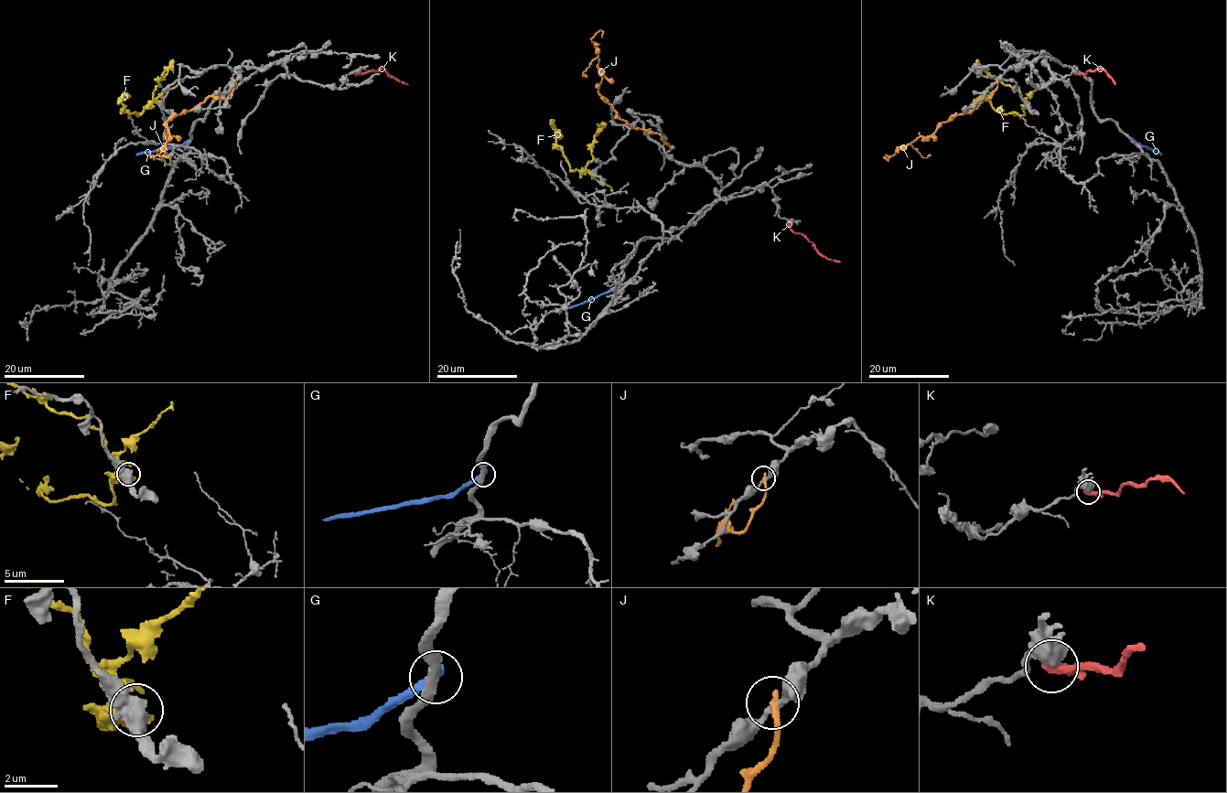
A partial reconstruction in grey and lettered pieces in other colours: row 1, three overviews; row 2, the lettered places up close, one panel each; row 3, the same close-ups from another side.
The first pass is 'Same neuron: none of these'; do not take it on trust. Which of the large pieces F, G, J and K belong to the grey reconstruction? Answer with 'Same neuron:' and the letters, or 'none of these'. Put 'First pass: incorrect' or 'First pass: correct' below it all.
Same neuron: none of these
First pass: correct

